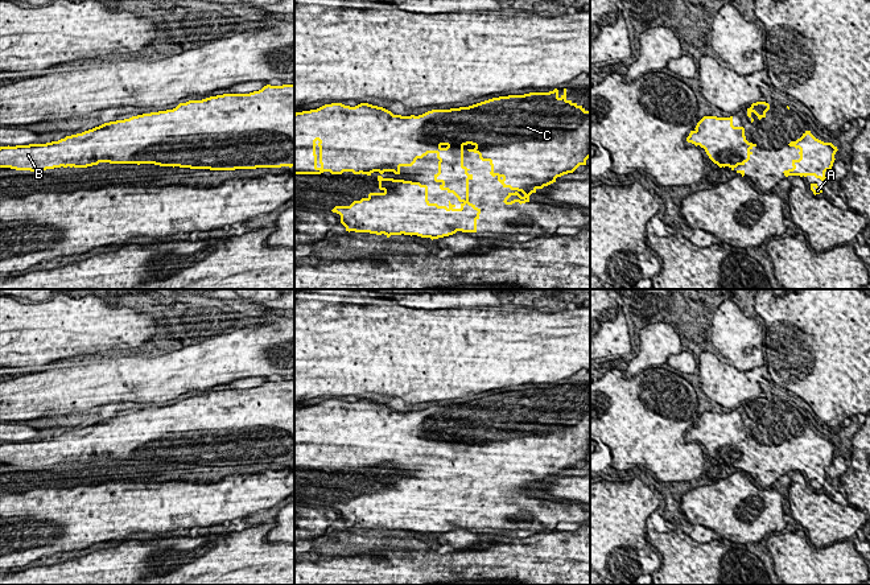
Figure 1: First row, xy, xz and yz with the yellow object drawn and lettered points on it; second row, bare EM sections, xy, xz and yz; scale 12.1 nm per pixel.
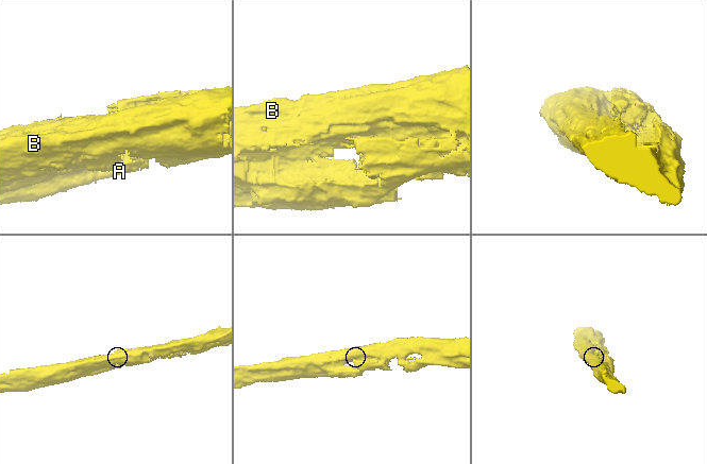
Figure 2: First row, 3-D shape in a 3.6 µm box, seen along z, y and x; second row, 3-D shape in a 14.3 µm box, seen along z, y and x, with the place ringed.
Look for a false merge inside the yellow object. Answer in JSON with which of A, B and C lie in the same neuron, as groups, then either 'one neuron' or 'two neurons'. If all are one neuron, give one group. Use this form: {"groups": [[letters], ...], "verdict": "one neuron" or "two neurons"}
{"groups": [["A", "B", "C"]], "verdict": "one neuron"}

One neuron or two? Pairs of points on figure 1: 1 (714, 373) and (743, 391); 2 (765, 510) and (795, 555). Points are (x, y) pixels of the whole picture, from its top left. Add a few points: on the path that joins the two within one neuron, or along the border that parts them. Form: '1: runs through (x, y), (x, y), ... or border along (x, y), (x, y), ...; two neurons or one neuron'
1: runs through (721, 379), (729, 387), (737, 388); one neuron
2: border along (775, 532), (779, 534); two neurons

